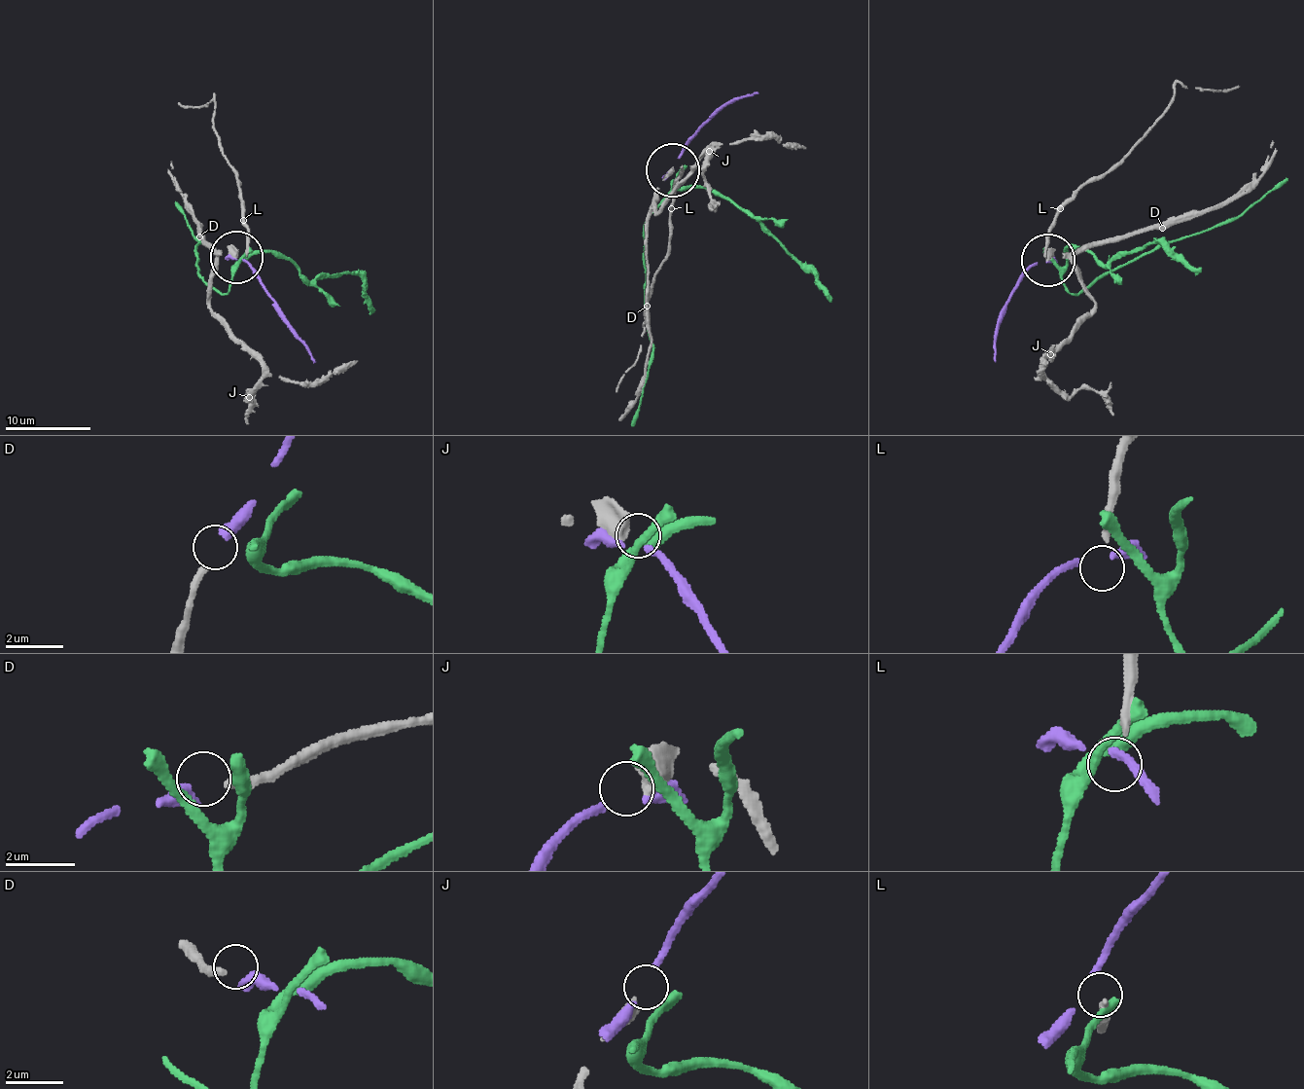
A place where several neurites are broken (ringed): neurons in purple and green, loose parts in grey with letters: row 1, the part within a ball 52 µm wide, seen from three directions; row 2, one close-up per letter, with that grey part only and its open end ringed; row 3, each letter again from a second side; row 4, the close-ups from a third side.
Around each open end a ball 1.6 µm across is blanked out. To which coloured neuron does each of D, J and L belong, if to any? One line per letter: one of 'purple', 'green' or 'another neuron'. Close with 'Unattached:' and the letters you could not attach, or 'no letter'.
D: purple
J: another neuron
L: another neuron
Unattached: J, L

